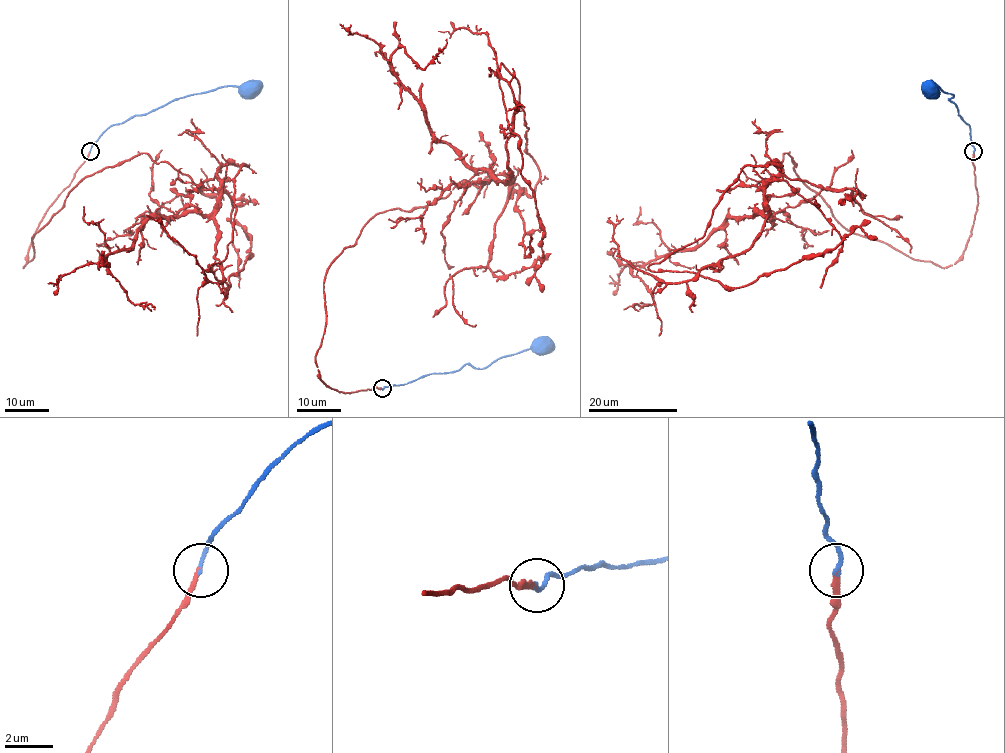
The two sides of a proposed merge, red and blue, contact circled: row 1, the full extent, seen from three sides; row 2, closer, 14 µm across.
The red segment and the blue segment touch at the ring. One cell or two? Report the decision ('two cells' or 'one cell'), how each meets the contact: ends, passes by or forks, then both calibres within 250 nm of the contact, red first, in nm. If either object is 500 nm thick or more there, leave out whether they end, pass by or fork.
one cell | red ends | blue ends | 180/150 nm

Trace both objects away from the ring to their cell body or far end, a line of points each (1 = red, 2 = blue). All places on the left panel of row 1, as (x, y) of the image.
1: (90, 152), (24, 267), (82, 179), (145, 153), (208, 189), (247, 165), (207, 272), (228, 287), (250, 238)
2: (90, 152), (92, 144), (110, 126), (136, 115), (145, 115), (174, 99), (224, 86), (249, 87)

